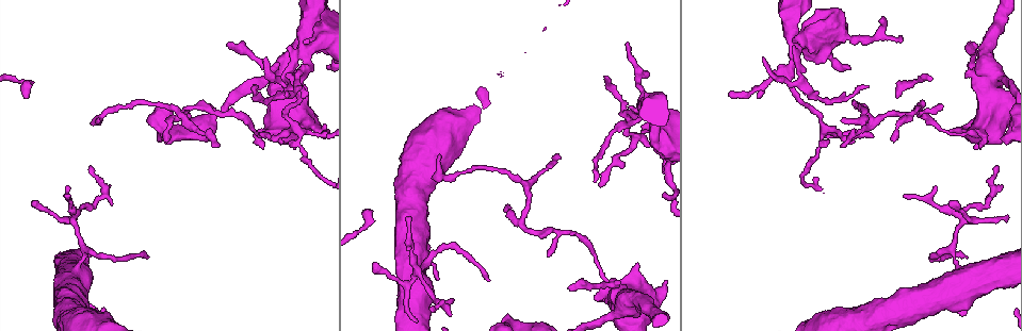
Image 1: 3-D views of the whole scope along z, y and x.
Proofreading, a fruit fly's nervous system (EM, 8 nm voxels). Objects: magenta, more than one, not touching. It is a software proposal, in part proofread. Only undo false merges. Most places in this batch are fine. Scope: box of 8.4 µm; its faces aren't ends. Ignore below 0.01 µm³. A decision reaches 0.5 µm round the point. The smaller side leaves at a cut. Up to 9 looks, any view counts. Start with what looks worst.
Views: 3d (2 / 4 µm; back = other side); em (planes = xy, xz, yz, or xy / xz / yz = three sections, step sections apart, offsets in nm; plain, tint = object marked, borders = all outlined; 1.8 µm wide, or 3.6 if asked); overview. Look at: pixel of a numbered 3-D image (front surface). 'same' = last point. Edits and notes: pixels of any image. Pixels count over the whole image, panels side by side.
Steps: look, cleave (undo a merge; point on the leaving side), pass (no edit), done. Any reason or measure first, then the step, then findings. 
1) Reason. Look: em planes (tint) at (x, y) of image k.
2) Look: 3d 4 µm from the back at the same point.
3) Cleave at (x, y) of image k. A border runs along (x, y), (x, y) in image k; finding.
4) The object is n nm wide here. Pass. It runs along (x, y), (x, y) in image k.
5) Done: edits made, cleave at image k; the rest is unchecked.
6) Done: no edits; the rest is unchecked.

Small branch off a trunk. Look: 3d 4 µm from the back at (307, 51) of image 1.

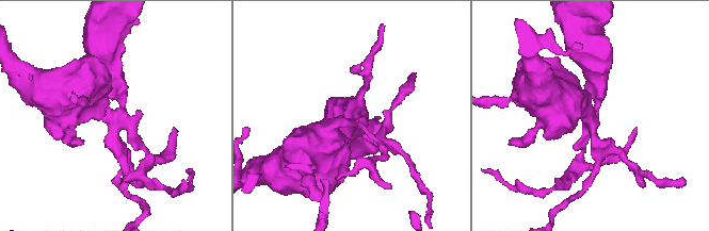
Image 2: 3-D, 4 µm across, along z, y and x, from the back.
Look: em planes (tint) at (354, 119) of image 2.

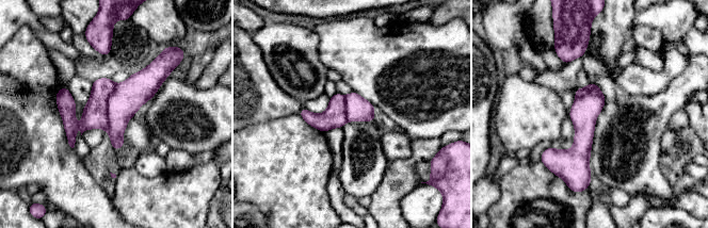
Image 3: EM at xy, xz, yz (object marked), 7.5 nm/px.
Cleave at (95, 113) of image 3. A border runs along (116, 85), (108, 100), (105, 128) in image 3; a second neuron is stuck on.

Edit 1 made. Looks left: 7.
Four-way junction. Look: em 3.6 µm xy step 4 (plain) at (986, 73) of image 1.

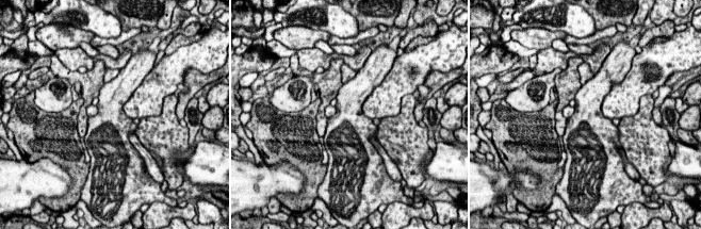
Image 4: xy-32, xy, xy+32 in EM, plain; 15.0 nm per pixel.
Where the object lies. Look: em 3.6 µm xy step 4 (tint) at the same point.

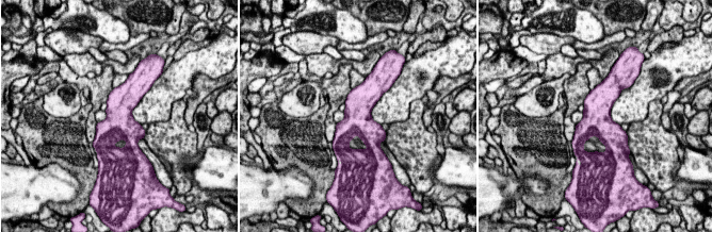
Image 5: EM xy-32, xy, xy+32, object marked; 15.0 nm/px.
Pass. One neuron here.

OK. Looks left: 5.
A fork. Look: 3d 4 µm at (73, 224) of image 1.

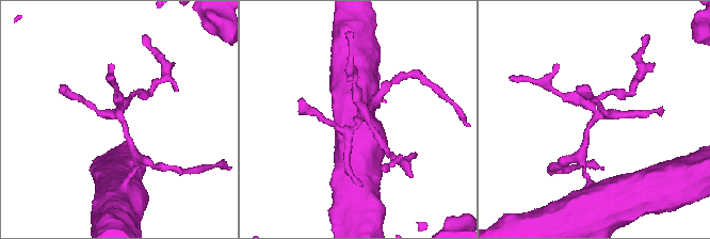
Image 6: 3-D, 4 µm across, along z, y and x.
Look: em planes (tint) at (119, 118) of image 6.

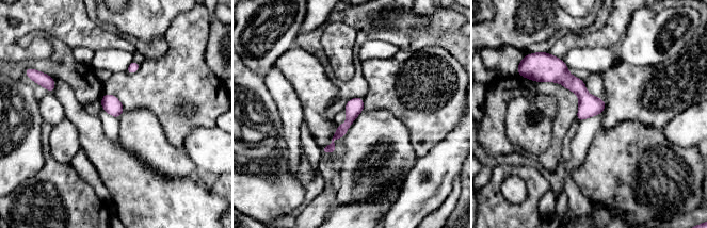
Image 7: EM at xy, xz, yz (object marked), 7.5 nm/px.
The object is 130 nm wide here. Pass. Continuous, no second neuron.

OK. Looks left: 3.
Four-way junction. Look: 3d 2 µm at (823, 129) of image 1.

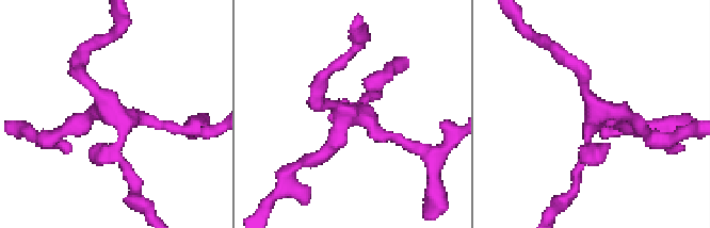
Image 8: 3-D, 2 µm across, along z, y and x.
Look: em planes (borders) at (347, 115) of image 8.

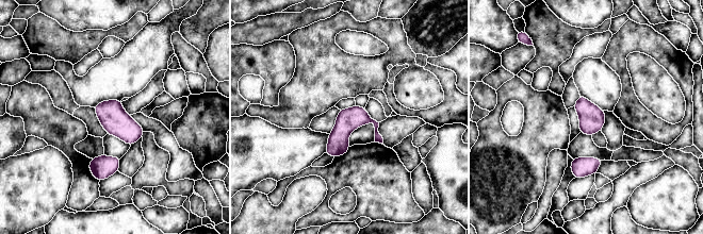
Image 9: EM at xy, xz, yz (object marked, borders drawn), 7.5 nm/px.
Pass. Continuous, no second neuron.

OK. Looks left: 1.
Done: edits made, cleave at image 3; the rest is unchecked.

